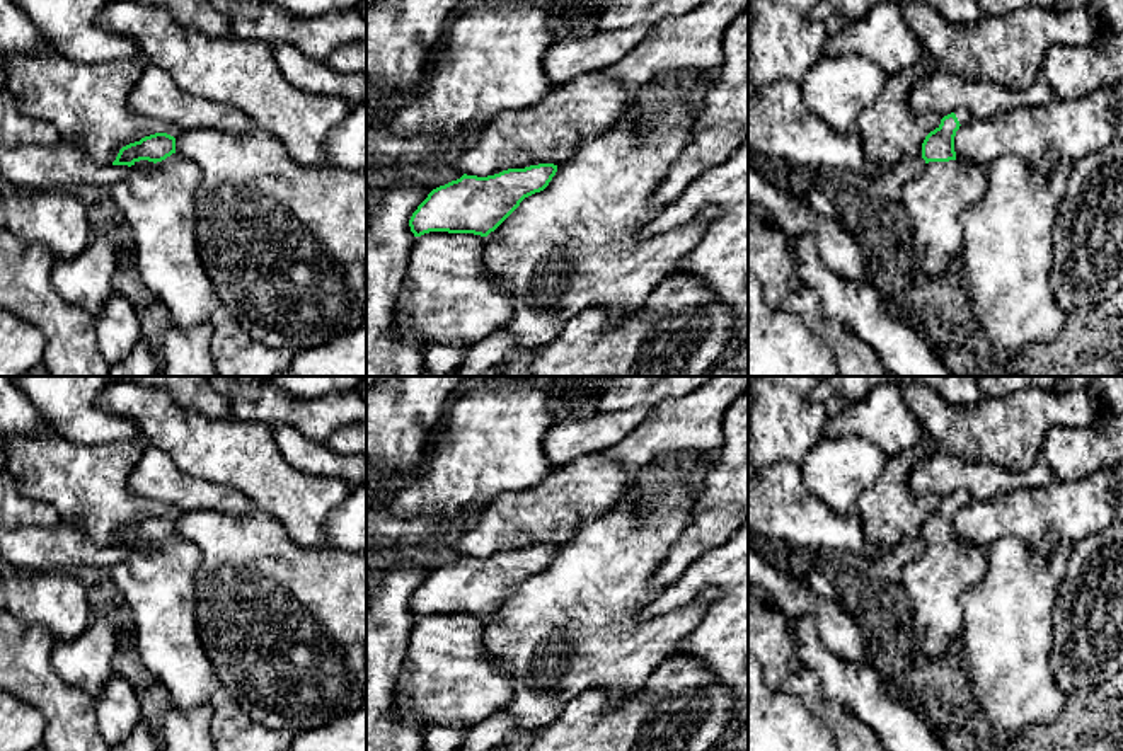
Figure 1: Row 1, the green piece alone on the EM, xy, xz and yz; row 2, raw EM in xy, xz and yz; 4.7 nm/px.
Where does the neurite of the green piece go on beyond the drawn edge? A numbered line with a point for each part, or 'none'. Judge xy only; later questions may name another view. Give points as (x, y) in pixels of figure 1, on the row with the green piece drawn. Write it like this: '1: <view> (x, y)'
1: xy (159, 205)

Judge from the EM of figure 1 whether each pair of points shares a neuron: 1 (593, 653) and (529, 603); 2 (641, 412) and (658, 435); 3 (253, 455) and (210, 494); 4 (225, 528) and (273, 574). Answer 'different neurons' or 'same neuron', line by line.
1: same neuron
2: different neurons
3: different neurons
4: same neuron

